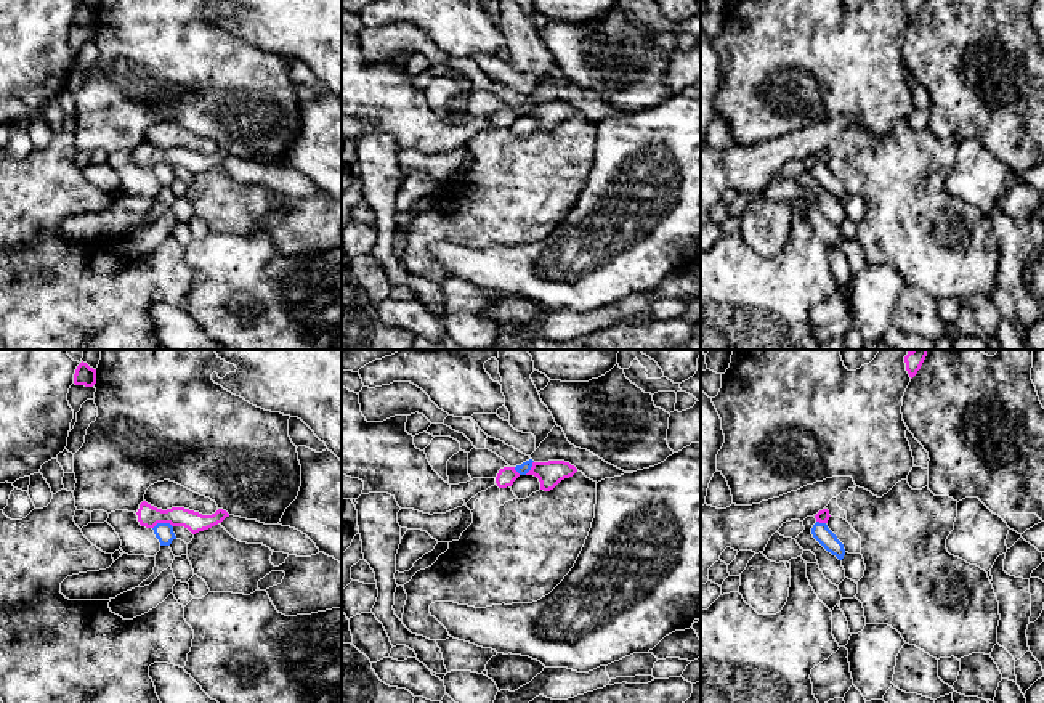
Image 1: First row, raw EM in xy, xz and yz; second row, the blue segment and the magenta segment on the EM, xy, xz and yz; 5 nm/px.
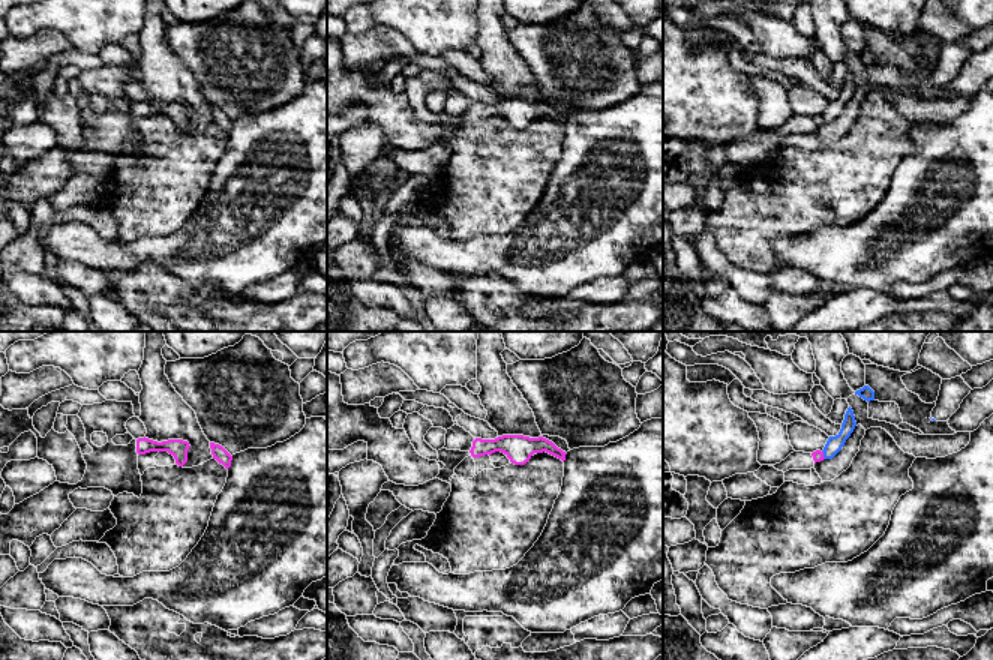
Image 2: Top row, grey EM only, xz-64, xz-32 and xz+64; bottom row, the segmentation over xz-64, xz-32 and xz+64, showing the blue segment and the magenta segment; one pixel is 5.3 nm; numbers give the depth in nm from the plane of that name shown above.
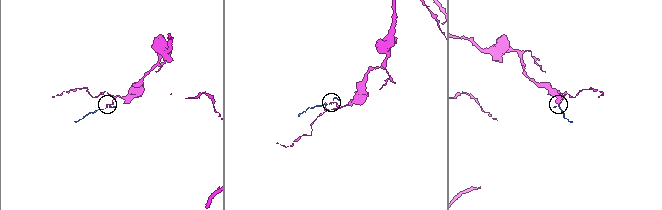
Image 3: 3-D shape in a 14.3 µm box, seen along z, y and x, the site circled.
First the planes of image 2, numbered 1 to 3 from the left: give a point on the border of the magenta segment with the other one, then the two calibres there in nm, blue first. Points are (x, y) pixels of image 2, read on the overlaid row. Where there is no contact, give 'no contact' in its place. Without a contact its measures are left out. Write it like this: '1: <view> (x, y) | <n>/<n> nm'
1: no contact
2: no contact
3: xz+64 (824, 455) | 90/60 nm

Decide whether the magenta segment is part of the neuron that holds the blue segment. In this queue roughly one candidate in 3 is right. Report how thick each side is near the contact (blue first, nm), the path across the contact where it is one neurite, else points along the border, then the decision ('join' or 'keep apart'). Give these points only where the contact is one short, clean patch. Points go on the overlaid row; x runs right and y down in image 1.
100 nm thick on the blue side, 110 nm on the other; border along xy (172, 525), (157, 524), (153, 528); keep apart

